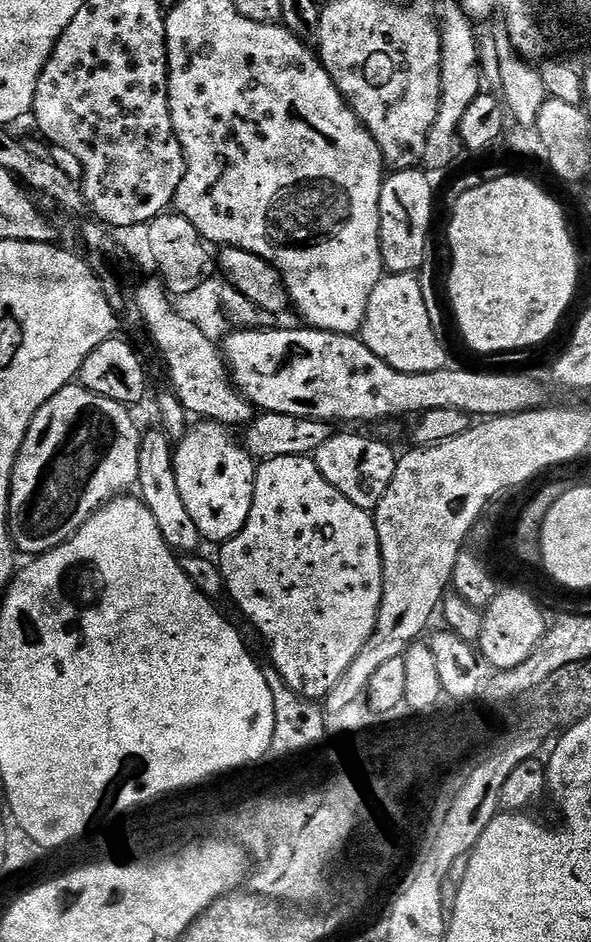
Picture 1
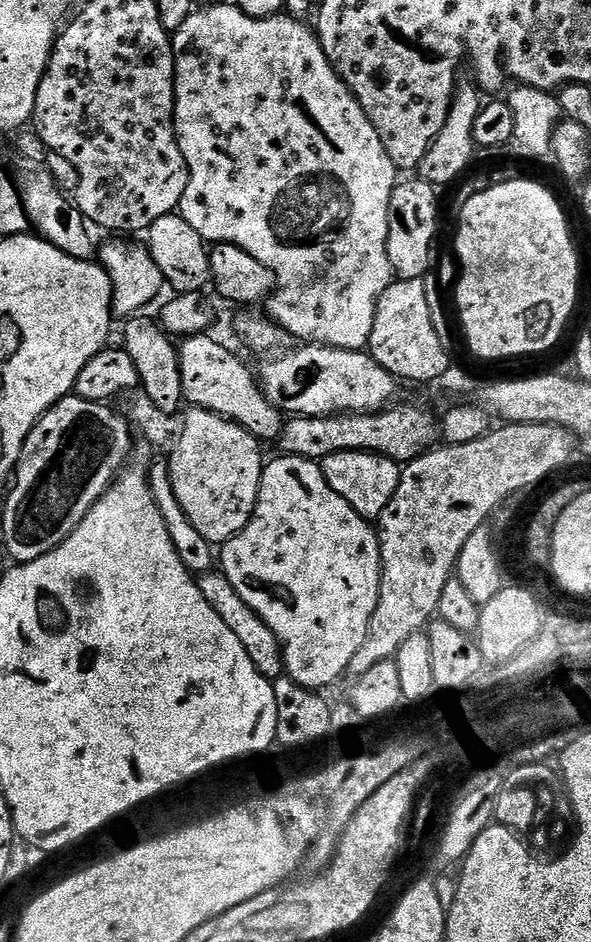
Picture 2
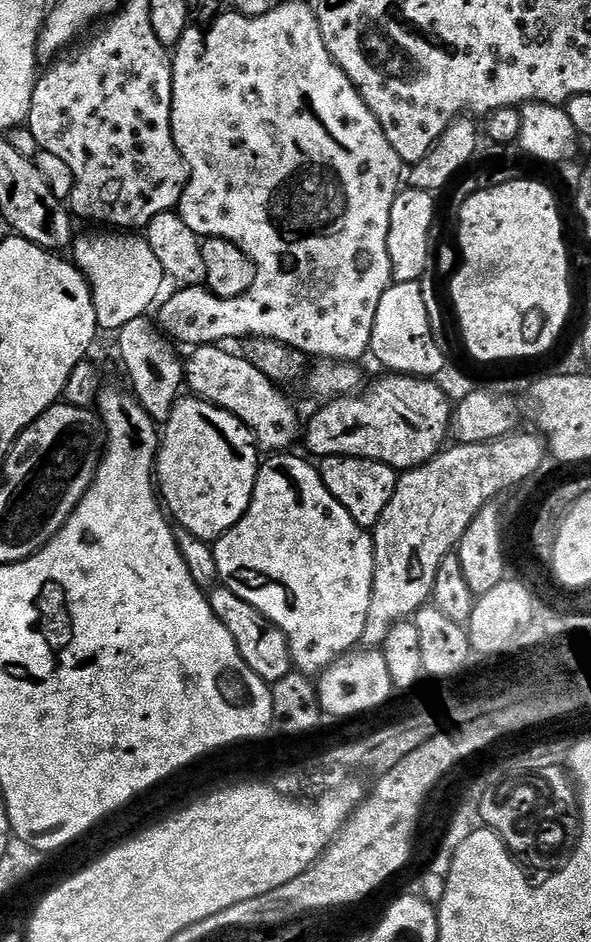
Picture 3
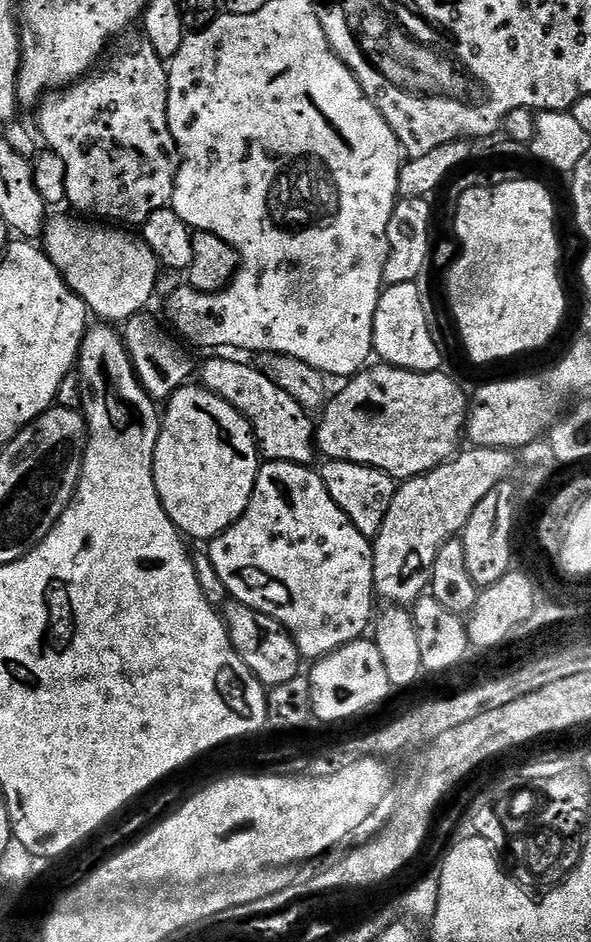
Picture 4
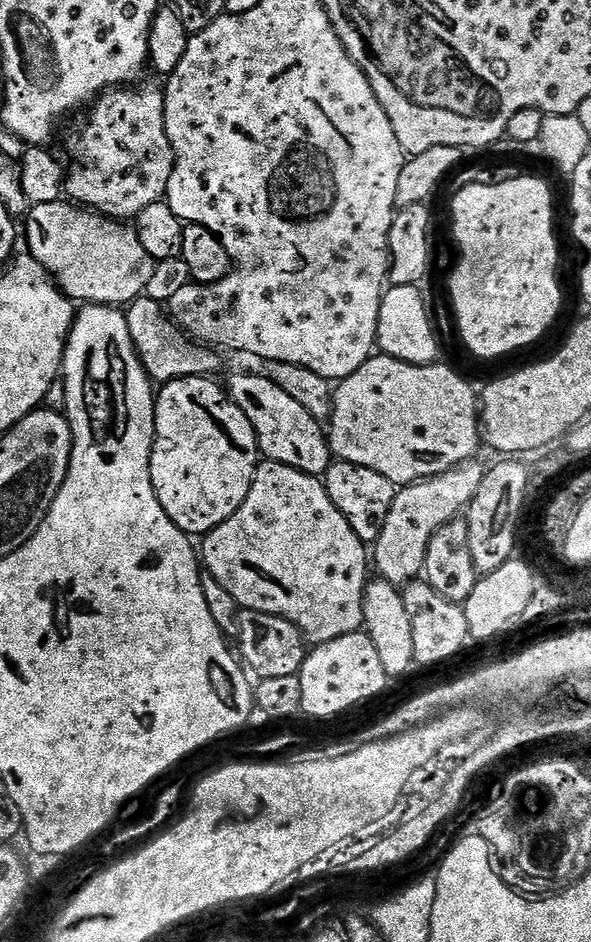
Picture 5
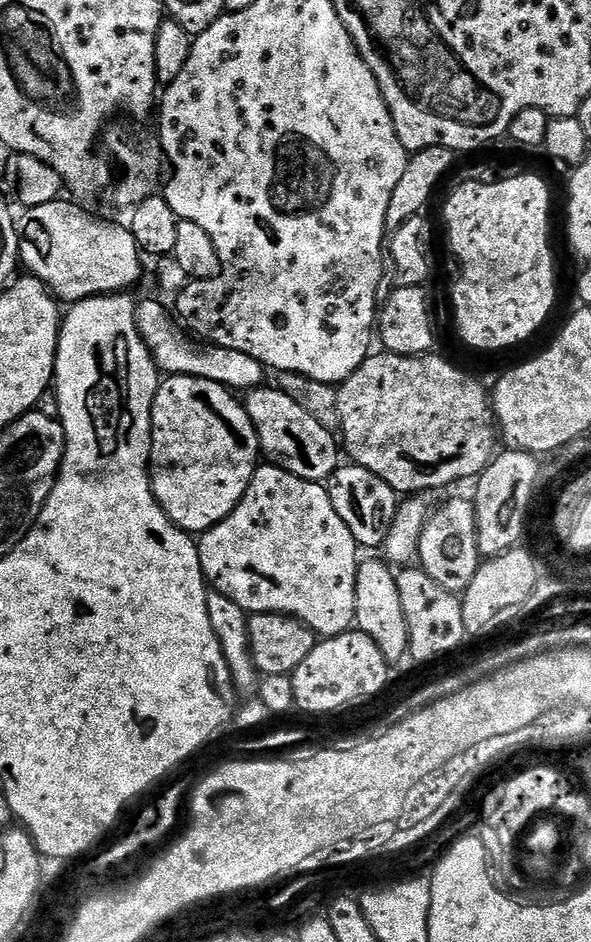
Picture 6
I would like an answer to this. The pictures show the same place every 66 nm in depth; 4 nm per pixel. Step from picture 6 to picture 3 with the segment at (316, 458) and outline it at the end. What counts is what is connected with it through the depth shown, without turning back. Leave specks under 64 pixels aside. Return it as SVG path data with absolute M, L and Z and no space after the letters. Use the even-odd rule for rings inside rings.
M202 344L191 349L192 357L186 360L186 384L190 389L191 395L199 396L202 400L210 401L214 406L218 406L222 410L226 410L230 414L234 414L242 421L247 428L256 436L257 445L261 449L267 450L272 454L280 454L288 448L296 439L302 436L302 420L300 424L300 416L296 413L296 408L283 396L281 385L275 384L270 378L266 378L266 374L262 374L262 370L258 370L258 366L250 366L250 362L246 362L246 358L238 358L234 354L226 354L226 350L222 350L215 344Z

